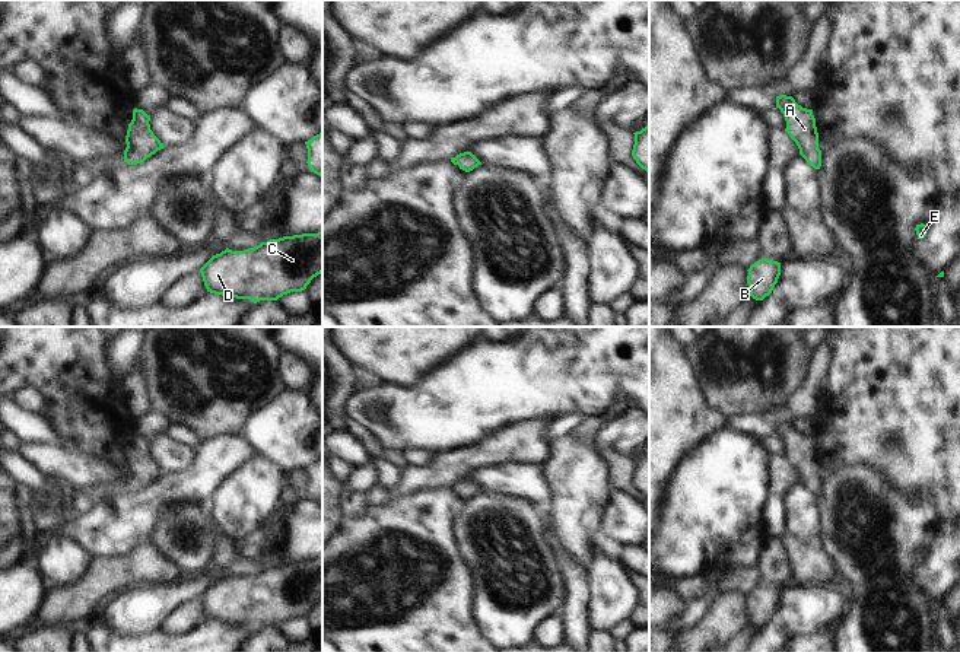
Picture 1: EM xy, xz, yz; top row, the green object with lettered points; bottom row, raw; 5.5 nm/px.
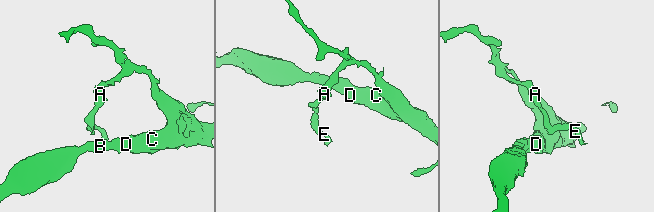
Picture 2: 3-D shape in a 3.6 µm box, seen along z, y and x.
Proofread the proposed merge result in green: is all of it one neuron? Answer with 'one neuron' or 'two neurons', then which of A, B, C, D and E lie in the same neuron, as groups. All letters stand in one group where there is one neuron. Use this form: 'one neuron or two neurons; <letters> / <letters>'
one neuron; A B C D E

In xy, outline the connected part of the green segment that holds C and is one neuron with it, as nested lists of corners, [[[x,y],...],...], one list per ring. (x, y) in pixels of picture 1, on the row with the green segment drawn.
[[[322,230],[283,236],[261,242],[254,248],[232,251],[226,248],[213,255],[200,268],[207,292],[225,298],[260,300],[277,300],[290,292],[302,292],[314,277],[322,273]]]

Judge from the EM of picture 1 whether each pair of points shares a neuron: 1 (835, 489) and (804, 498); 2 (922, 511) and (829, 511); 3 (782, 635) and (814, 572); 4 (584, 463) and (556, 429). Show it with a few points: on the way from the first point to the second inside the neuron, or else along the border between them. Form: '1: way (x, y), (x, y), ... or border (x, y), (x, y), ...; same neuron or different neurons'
1: border (816, 496), (820, 530); different neurons
2: way (899, 511), (852, 511); same neuron
3: border (792, 579), (804, 585), (839, 584); different neurons
4: border (569, 431), (549, 441); different neurons

